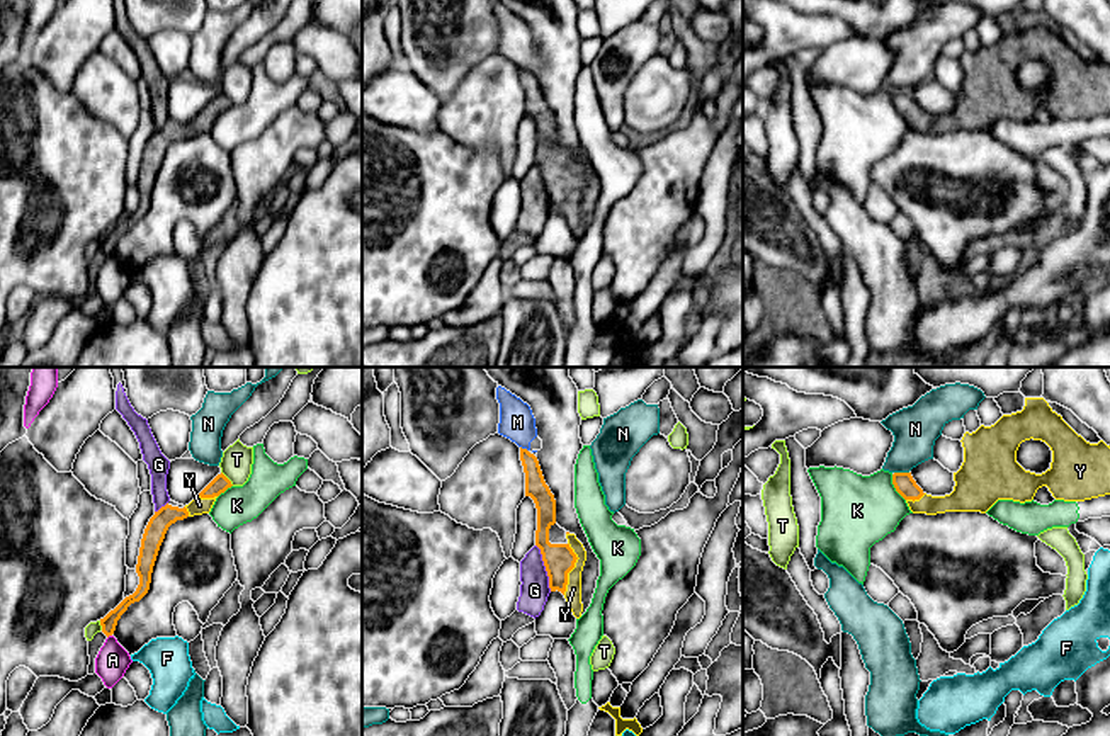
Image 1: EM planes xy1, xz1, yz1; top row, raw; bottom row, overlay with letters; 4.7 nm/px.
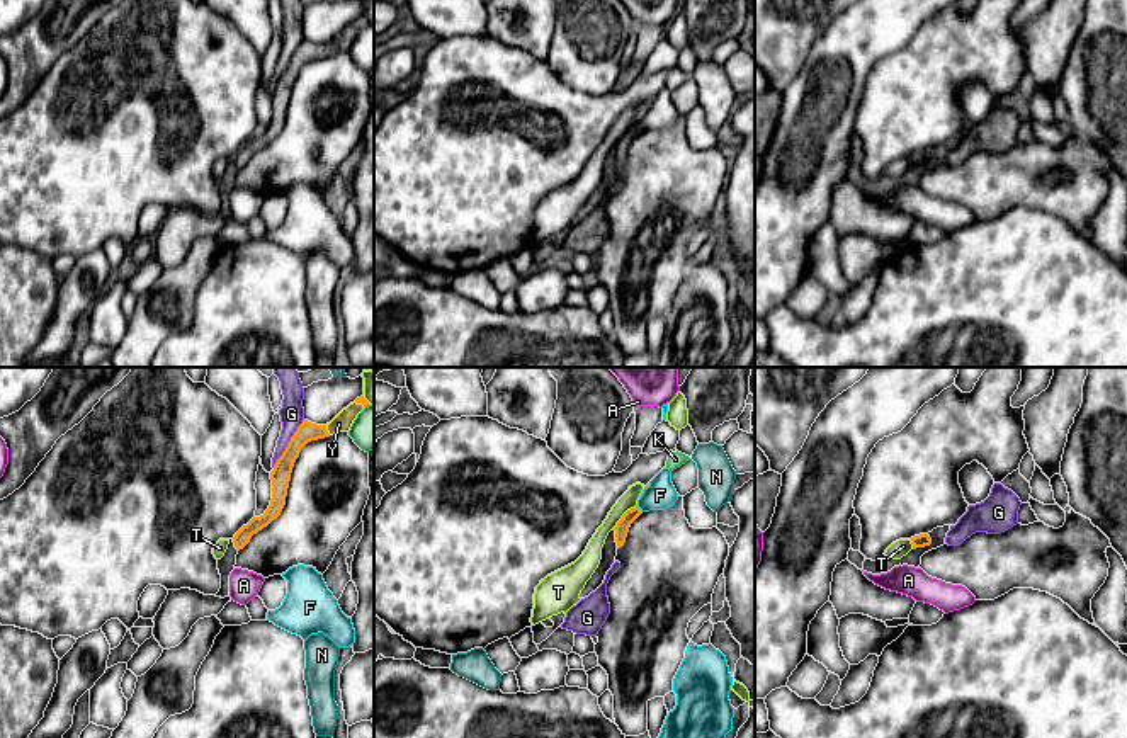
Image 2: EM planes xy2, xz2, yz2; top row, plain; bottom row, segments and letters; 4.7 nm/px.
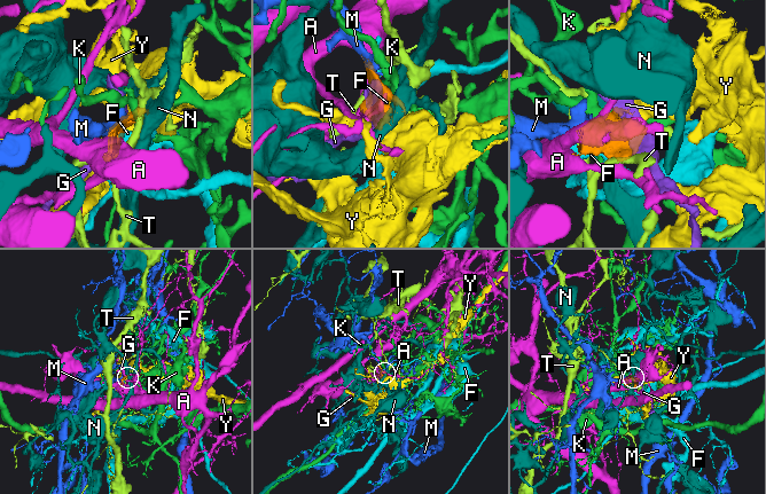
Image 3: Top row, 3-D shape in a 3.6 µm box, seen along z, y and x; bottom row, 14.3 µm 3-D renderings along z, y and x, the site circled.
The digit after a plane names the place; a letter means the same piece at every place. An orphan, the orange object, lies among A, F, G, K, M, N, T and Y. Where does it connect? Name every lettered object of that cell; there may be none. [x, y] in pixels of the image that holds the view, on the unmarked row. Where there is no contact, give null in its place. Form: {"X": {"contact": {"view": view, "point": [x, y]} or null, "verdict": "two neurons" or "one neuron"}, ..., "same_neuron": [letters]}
{"A": {"contact": {"view": "xy1", "point": [109, 254]}, "verdict": "two neurons"}, "F": {"contact": {"view": "xz2", "point": [638, 126]}, "verdict": "two neurons"}, "G": {"contact": {"view": "xy2", "point": [289, 62]}, "verdict": "two neurons"}, "K": {"contact": {"view": "yz1", "point": [894, 106]}, "verdict": "two neurons"}, "M": {"contact": {"view": "xz1", "point": [524, 68]}, "verdict": "two neurons"}, "N": {"contact": {"view": "yz1", "point": [901, 92]}, "verdict": "two neurons"}, "T": {"contact": {"view": "xz2", "point": [622, 135]}, "verdict": "two neurons"}, "Y": {"contact": {"view": "xz1", "point": [573, 186]}, "verdict": "one neuron"}, "same_neuron": ["Y"]}

